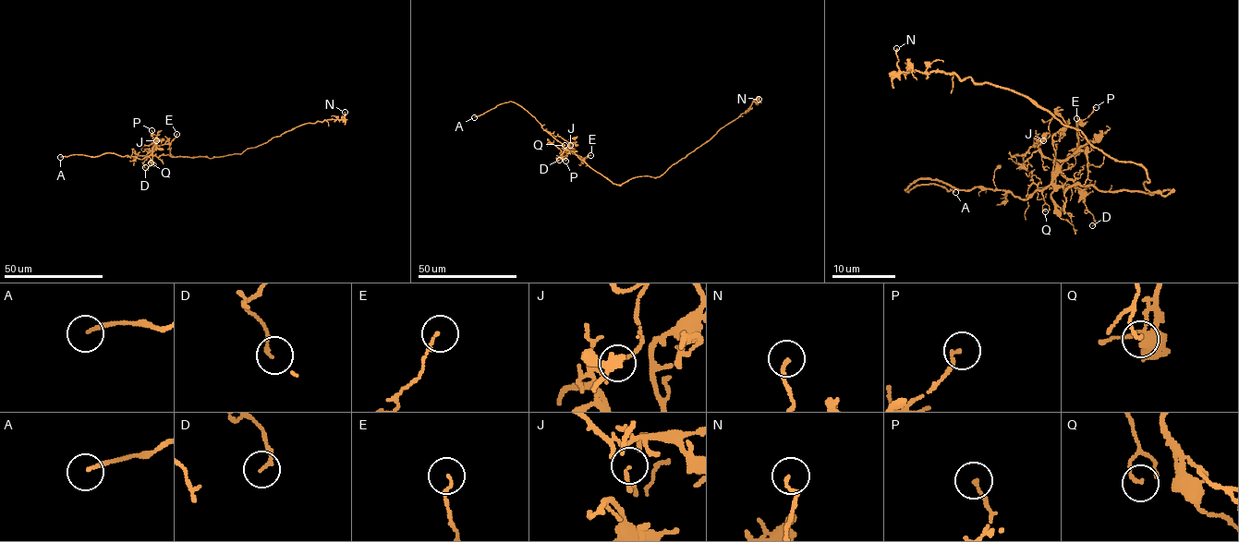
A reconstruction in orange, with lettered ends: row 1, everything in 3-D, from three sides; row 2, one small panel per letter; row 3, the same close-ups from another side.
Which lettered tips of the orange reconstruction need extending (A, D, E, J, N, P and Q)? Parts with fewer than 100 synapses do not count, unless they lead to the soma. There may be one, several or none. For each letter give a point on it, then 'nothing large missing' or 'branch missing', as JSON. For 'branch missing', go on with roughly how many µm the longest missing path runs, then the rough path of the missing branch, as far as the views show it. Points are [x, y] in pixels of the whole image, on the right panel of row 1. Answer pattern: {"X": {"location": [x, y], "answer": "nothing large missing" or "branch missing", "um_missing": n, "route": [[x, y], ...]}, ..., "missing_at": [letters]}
{"A": {"location": [955, 192], "answer": "branch missing", "um_missing": 3, "route": [[955, 192], [966, 190], [967, 194]]}, "D": {"location": [1092, 225], "answer": "nothing large missing"}, "E": {"location": [1076, 118], "answer": "nothing large missing"}, "J": {"location": [1043, 140], "answer": "nothing large missing"}, "N": {"location": [896, 48], "answer": "nothing large missing"}, "P": {"location": [1096, 107], "answer": "nothing large missing"}, "Q": {"location": [1045, 211], "answer": "nothing large missing"}, "missing_at": ["A"]}

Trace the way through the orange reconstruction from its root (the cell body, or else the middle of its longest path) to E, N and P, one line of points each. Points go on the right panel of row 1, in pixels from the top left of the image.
E: (1170, 192), (1097, 190), (1078, 185), (1064, 190), (1056, 183), (1054, 162), (1091, 150), (1076, 118)
N: (1170, 192), (1151, 192), (1140, 165), (1110, 157), (1021, 94), (936, 70), (896, 72), (896, 48)
P: (1170, 192), (1097, 190), (1078, 185), (1064, 190), (1056, 183), (1058, 167), (1078, 145), (1076, 125), (1096, 107)

